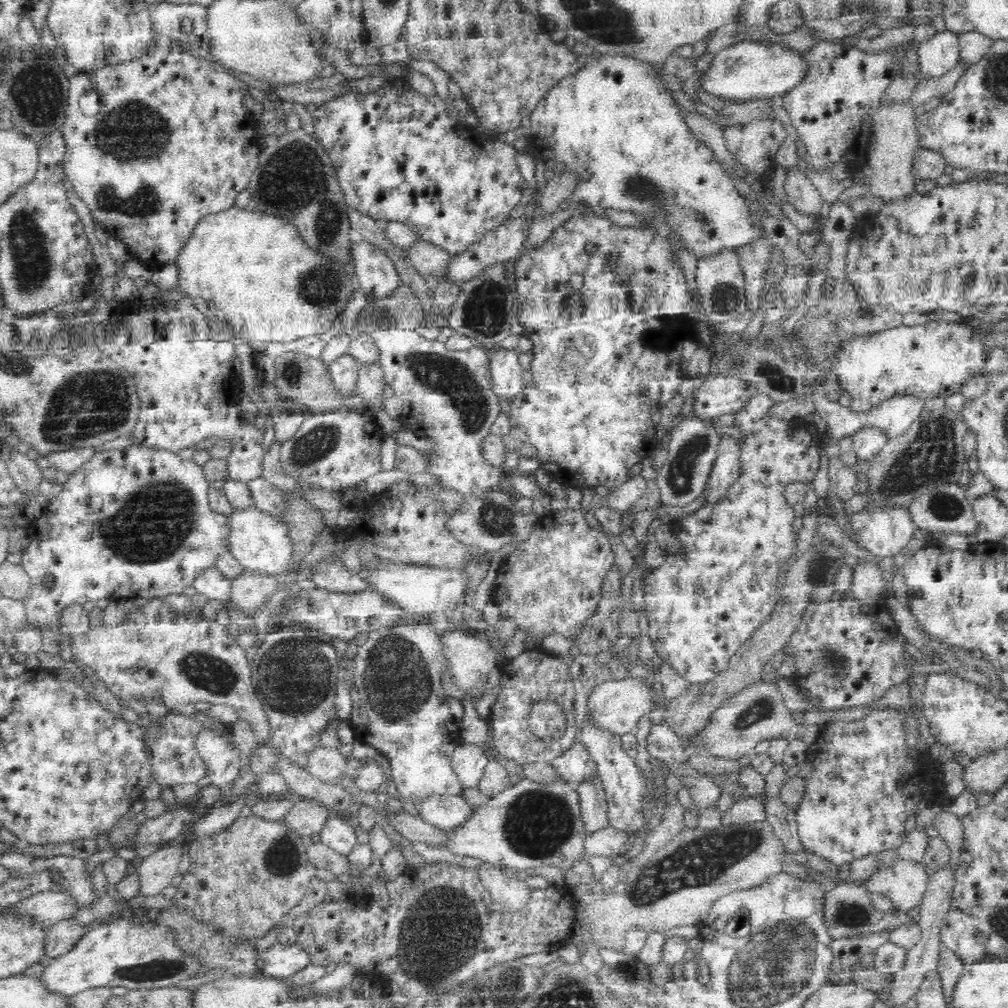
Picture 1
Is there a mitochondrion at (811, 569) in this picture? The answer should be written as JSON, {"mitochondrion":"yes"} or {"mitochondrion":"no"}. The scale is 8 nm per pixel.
{"mitochondrion":"yes"}

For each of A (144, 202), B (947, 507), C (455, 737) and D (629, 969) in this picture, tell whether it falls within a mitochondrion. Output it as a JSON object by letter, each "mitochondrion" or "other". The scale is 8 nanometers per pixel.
{"A":"mitochondrion","B":"mitochondrion","C":"other","D":"other"}

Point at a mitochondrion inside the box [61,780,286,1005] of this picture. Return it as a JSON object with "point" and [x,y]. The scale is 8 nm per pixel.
{"point":[140,972]}

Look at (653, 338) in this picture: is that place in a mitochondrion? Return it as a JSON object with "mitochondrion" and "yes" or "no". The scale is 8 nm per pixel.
{"mitochondrion":"no"}

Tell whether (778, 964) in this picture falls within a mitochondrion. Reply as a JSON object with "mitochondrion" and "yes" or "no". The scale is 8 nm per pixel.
{"mitochondrion":"yes"}

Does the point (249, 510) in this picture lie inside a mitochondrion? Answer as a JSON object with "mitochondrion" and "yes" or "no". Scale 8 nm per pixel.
{"mitochondrion":"no"}

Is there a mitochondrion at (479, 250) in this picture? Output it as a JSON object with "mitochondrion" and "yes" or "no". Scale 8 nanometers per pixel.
{"mitochondrion":"no"}

